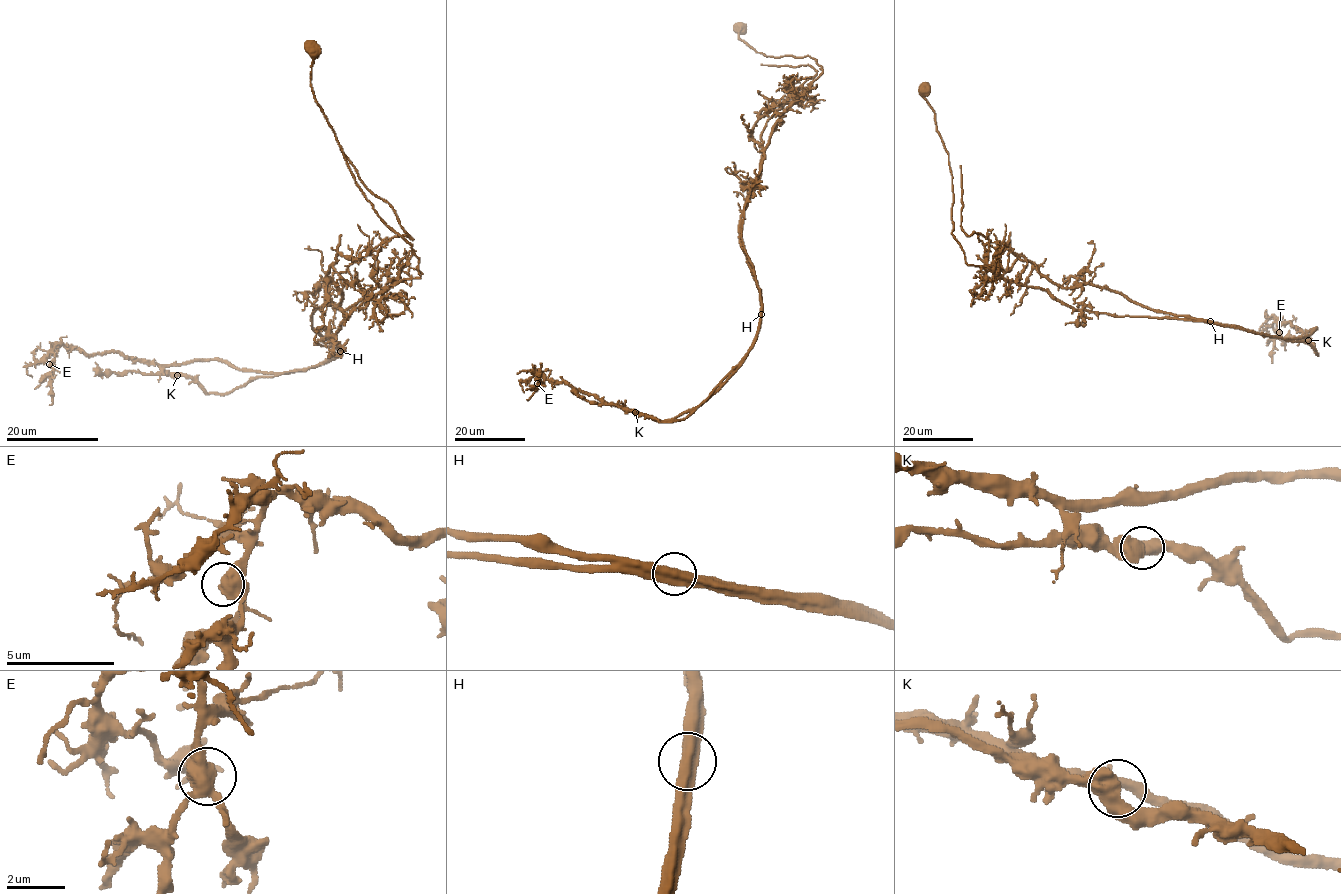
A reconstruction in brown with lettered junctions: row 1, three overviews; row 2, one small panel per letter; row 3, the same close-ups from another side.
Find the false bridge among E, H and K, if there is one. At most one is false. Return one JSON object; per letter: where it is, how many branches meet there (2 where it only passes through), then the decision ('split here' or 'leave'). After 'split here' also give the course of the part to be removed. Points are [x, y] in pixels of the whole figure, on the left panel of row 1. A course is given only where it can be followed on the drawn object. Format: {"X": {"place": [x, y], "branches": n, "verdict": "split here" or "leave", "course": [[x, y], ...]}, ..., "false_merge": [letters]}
{"E": {"place": [49, 364], "branches": 2, "verdict": "leave"}, "H": {"place": [340, 351], "branches": 2, "verdict": "split here", "course": [[340, 351], [311, 316], [325, 302], [339, 307], [340, 274], [365, 250], [412, 239], [340, 148]]}, "K": {"place": [177, 375], "branches": 2, "verdict": "leave"}, "false_merge": ["H"]}

